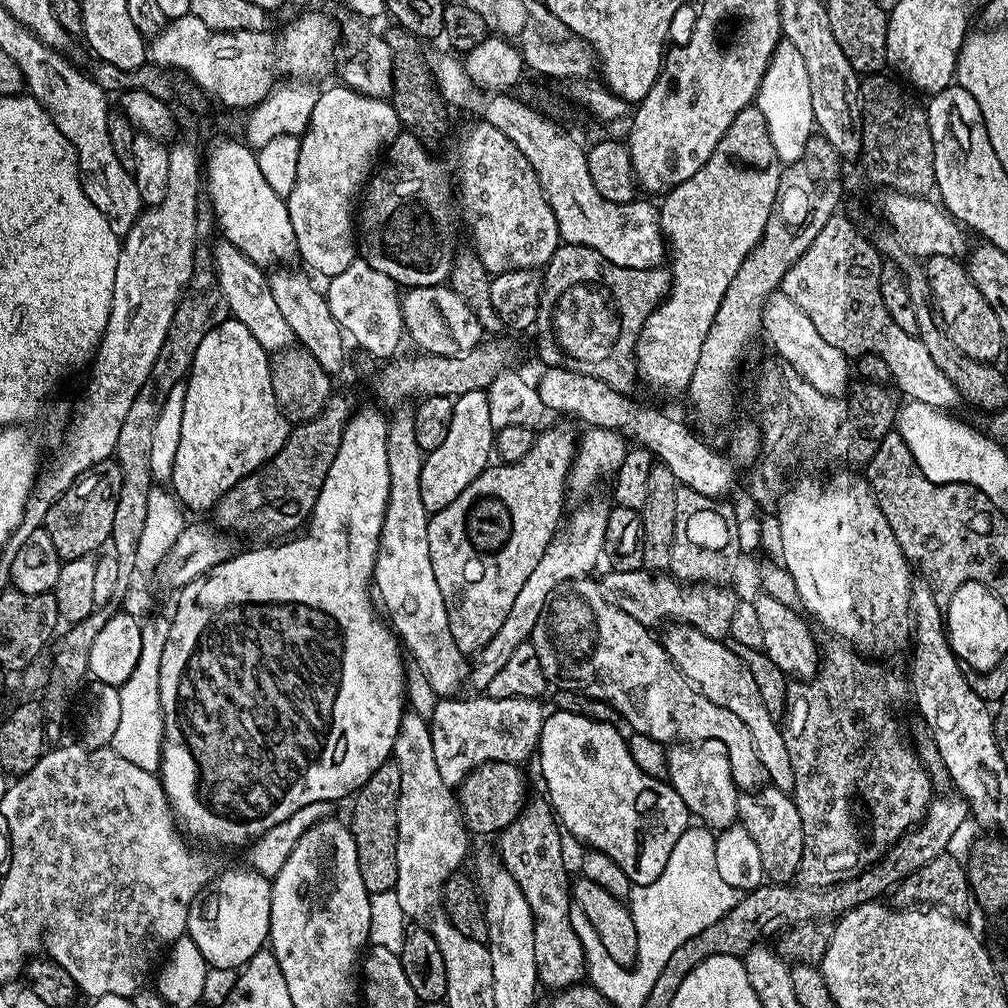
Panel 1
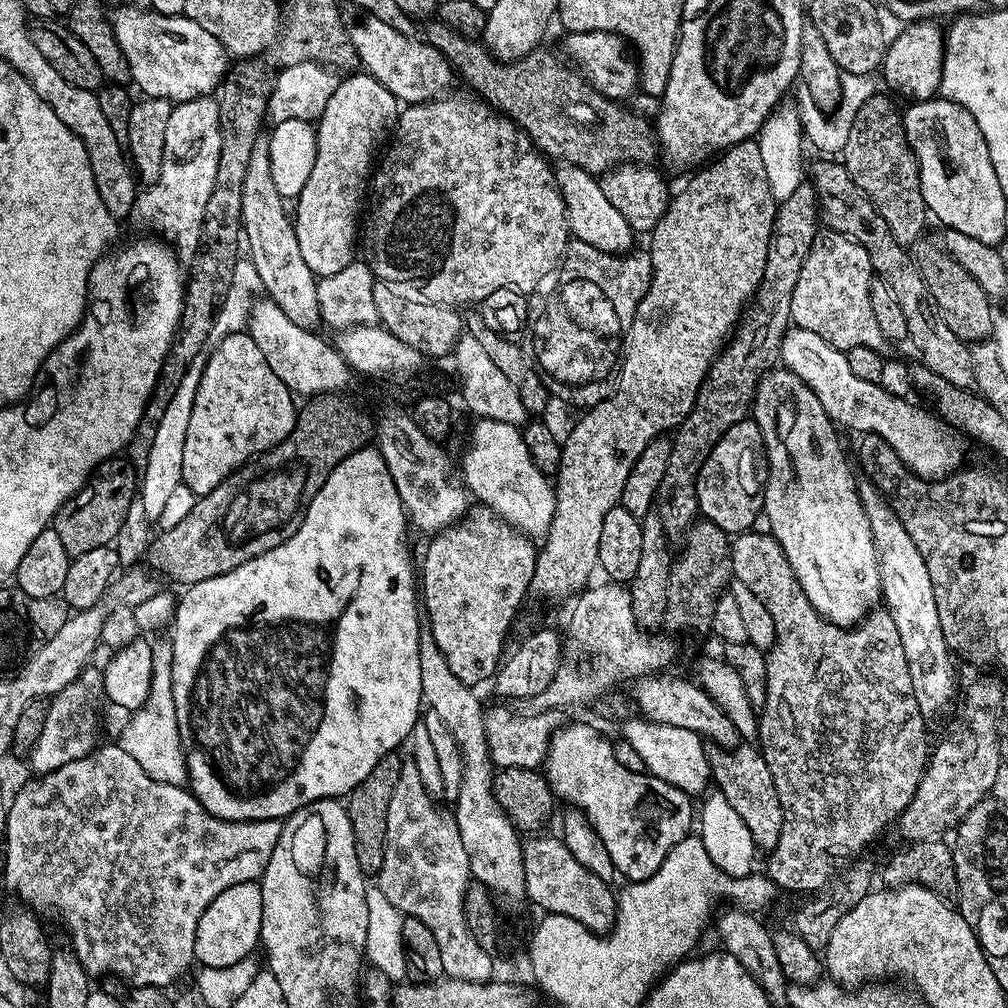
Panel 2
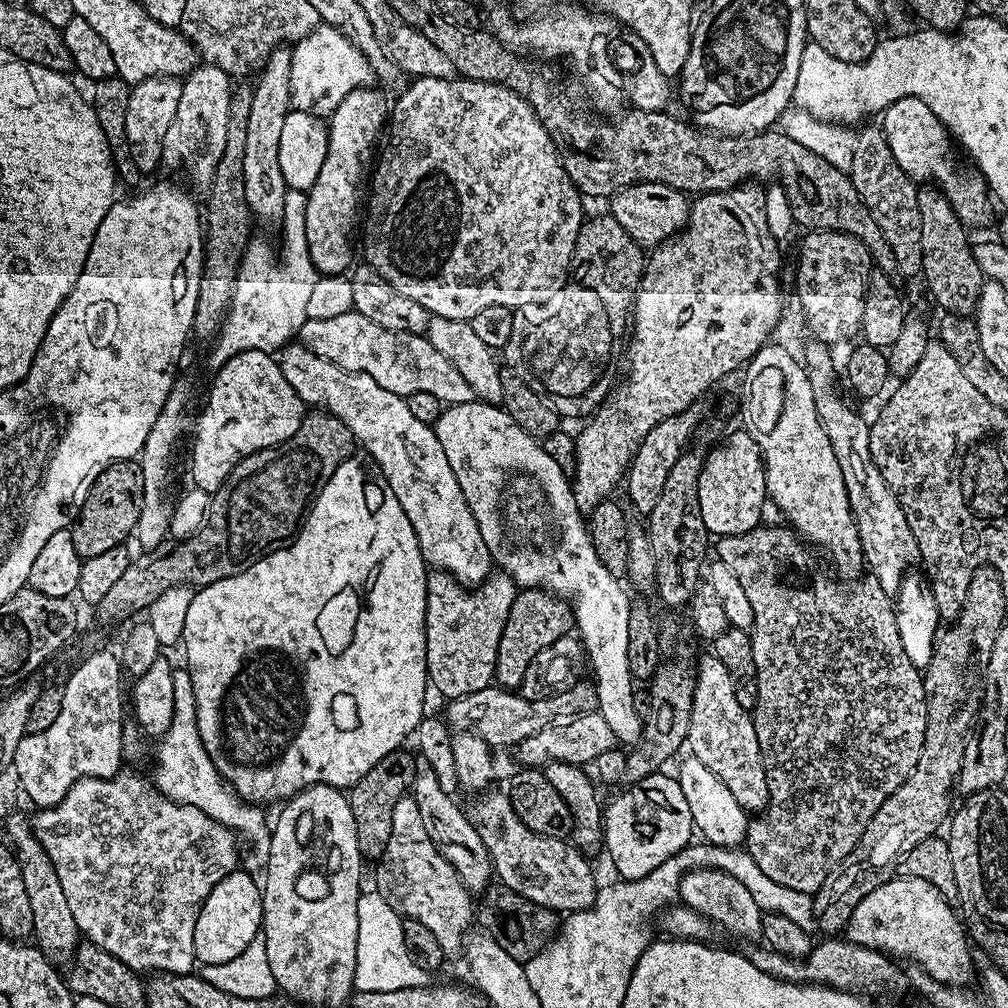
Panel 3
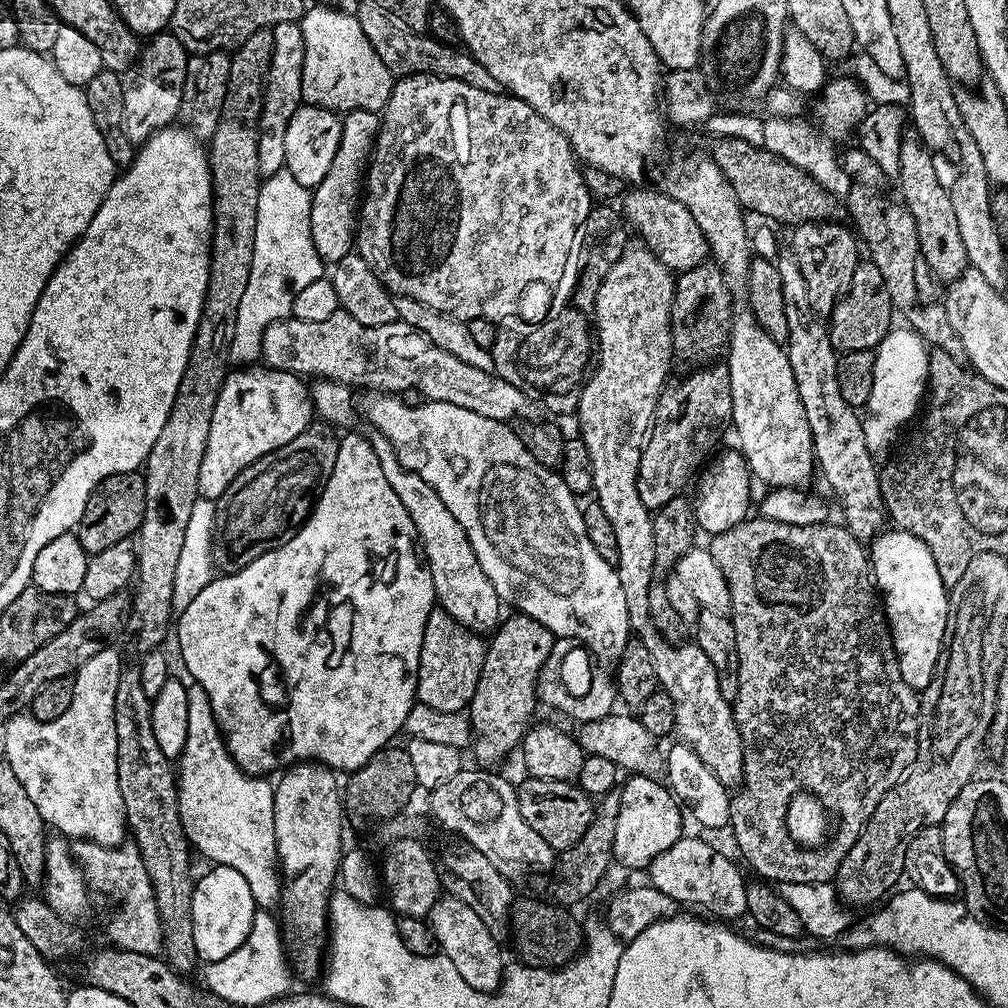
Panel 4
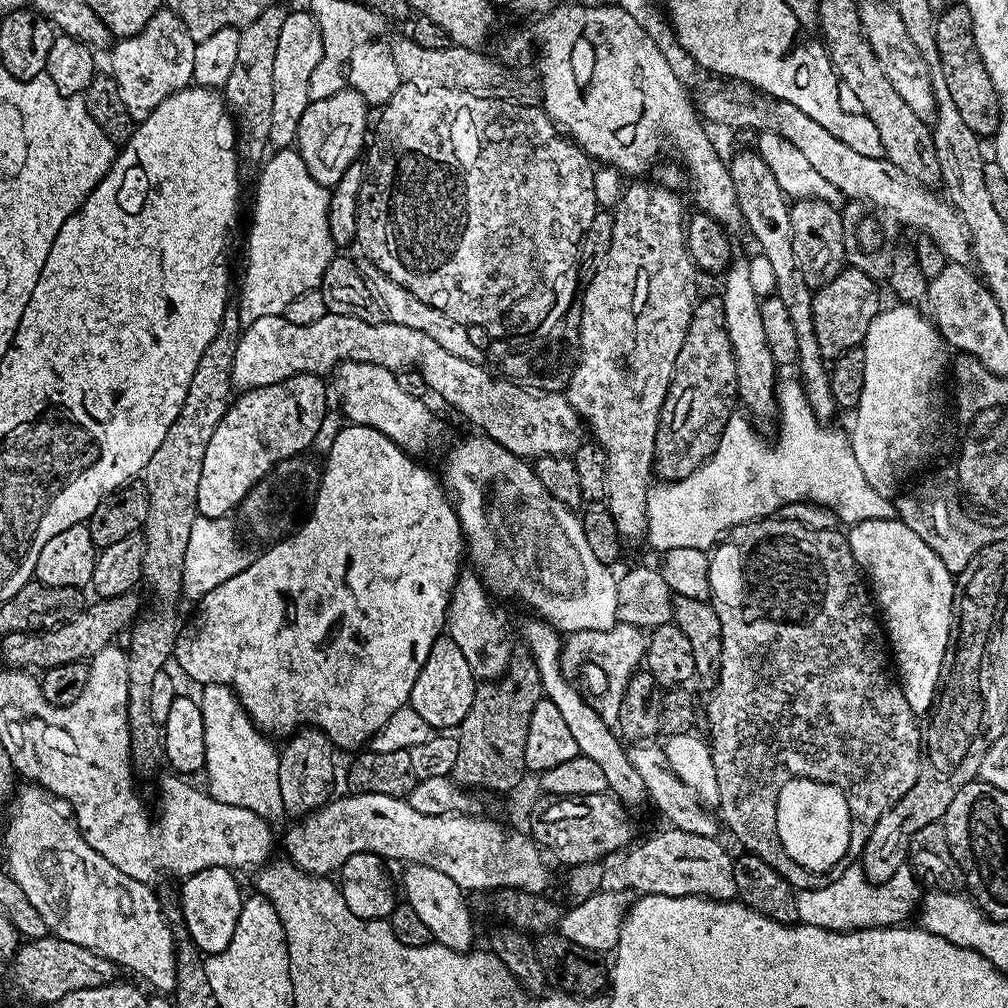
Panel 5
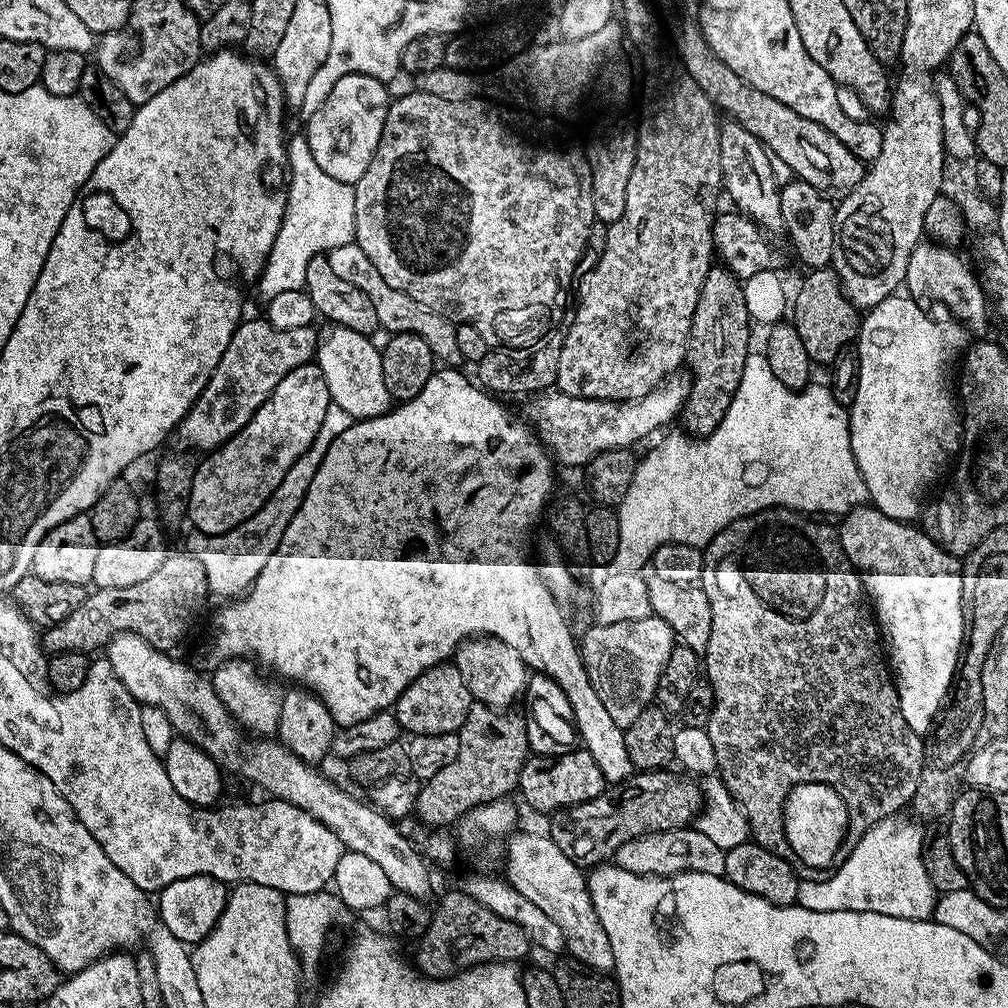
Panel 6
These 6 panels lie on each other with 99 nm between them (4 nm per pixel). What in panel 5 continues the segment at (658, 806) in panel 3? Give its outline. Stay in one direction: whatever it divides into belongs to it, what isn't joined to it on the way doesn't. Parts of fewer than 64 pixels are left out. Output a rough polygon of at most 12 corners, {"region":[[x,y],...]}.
{"region":[[524,624],[528,655],[580,755],[626,806],[646,800],[621,737],[560,673],[561,633]]}

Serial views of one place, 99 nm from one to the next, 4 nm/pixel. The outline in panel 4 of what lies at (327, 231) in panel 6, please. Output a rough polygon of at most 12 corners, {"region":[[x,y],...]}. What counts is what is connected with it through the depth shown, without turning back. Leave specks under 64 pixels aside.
{"region":[[288,171],[260,185],[250,282],[229,361],[326,272],[310,236],[312,193]]}

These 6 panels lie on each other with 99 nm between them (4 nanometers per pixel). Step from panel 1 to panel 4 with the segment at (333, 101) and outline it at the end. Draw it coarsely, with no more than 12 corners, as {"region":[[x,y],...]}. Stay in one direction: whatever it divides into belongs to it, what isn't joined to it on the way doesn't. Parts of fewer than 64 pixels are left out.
{"region":[[355,108],[340,125],[308,219],[325,262],[357,243],[362,185],[381,123]]}

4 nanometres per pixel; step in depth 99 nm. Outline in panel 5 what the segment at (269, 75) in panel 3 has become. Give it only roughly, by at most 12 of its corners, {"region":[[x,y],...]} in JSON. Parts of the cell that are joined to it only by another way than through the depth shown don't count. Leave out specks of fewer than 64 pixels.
{"region":[[289,11],[274,57],[268,143],[291,149],[322,62],[311,11]]}

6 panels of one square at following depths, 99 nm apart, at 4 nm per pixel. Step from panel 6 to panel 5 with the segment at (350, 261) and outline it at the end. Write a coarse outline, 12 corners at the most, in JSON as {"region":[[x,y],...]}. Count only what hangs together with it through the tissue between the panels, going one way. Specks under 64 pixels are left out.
{"region":[[367,258],[360,276],[387,323],[410,326],[481,364],[467,325],[414,298]]}

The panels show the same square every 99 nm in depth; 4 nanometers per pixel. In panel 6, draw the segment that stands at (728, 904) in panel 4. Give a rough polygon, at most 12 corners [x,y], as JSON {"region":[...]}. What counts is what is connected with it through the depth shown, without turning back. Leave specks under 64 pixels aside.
{"region":[[695,826],[639,836],[614,863],[639,876],[724,875]]}

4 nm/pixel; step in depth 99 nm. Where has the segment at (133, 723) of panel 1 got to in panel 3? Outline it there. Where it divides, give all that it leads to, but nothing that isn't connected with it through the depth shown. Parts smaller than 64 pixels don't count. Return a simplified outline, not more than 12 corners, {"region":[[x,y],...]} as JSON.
{"region":[[173,671],[173,721],[154,783],[252,843],[267,861],[269,821],[218,774],[198,734],[194,686]]}

